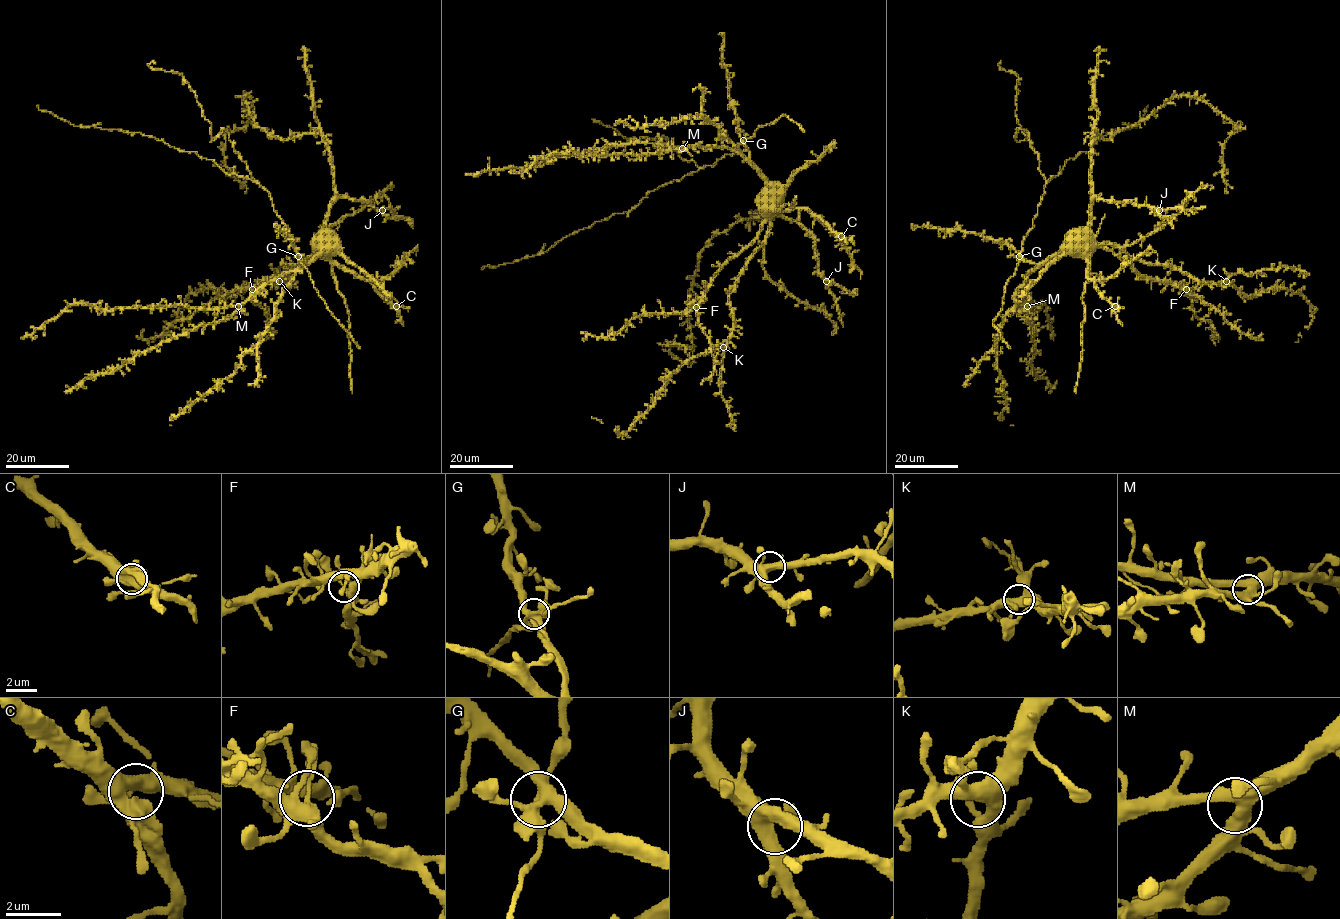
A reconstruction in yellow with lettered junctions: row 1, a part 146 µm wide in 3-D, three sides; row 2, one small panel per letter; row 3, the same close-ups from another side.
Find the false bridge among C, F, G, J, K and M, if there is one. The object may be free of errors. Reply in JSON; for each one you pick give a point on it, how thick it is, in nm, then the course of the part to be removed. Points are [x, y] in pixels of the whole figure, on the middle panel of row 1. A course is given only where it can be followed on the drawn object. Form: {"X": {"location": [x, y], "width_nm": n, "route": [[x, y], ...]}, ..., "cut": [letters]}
{"cut": []}

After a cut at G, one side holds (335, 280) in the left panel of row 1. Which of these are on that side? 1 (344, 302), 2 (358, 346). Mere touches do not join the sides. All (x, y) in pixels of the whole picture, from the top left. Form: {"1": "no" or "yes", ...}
{"1": "yes", "2": "no"}

